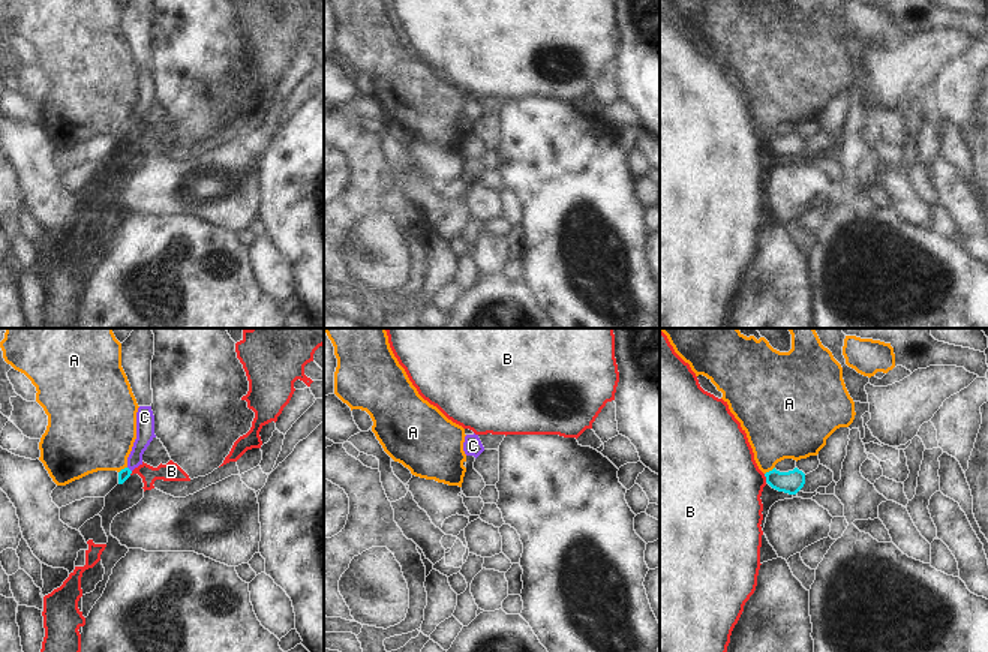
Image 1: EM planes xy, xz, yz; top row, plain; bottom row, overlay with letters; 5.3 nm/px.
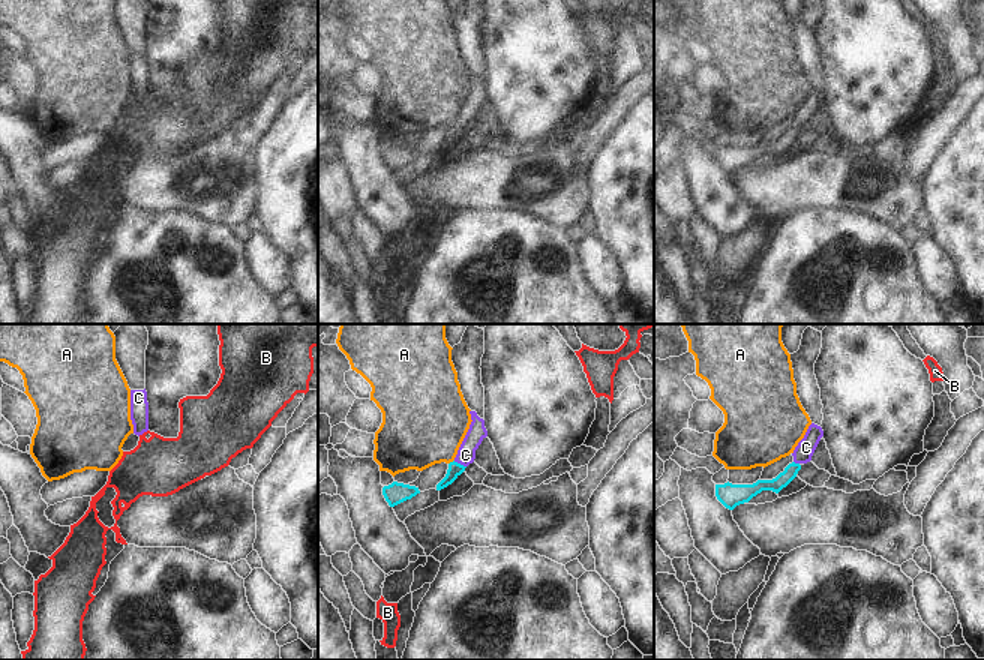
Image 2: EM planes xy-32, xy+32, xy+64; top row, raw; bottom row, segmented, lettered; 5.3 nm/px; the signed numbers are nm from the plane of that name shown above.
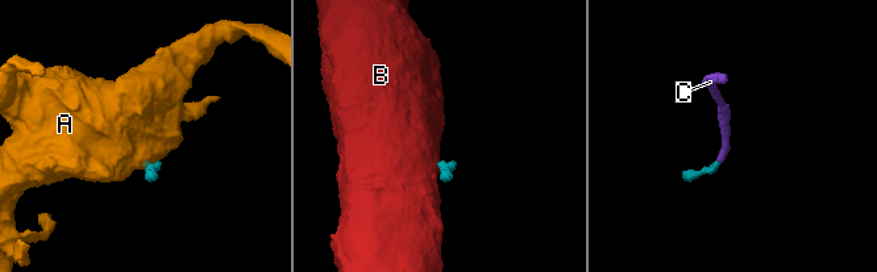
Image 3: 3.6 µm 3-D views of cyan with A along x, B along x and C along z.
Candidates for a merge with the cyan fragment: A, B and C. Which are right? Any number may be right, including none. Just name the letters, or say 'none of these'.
C

